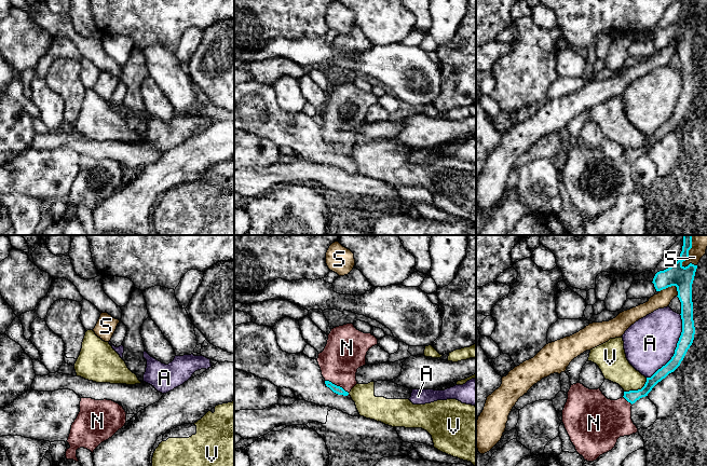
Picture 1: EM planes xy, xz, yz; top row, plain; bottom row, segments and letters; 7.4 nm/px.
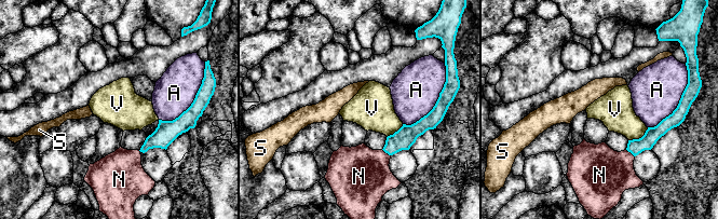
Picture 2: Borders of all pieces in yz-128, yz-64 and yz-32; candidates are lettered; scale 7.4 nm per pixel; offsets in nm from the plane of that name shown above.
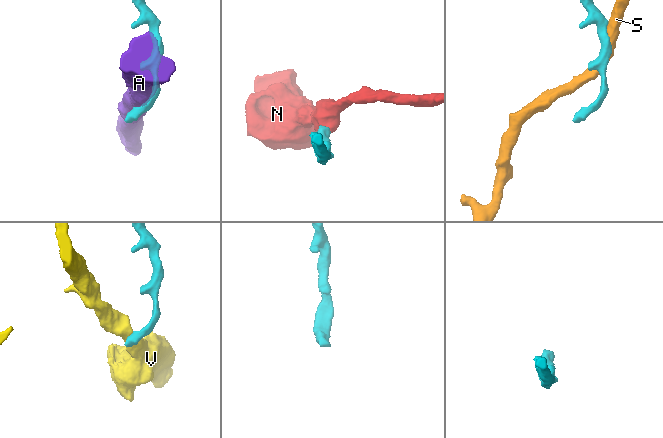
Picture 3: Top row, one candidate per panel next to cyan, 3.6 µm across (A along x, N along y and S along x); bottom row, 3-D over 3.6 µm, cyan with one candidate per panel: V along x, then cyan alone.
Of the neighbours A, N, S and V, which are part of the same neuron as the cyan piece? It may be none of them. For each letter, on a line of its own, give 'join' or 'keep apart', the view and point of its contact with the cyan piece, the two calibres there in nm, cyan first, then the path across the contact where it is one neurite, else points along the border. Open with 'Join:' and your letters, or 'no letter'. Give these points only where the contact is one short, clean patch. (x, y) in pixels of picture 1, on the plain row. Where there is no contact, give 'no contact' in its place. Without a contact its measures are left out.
Join: N
A: keep apart; contact yz (676, 107); calibres 110 and 380 nm
N: join; contact xz (336, 144); calibres 60 and 300 nm; way xz (335, 147), (336, 144), (344, 111)
S: keep apart; contact yz (688, 13); calibres 160 and 110 nm
V: keep apart; contact yz (638, 148); calibres 90 and 220 nm; border yz (647, 136), (647, 139), (640, 147), (624, 150)

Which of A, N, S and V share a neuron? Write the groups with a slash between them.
A / N / S / V

